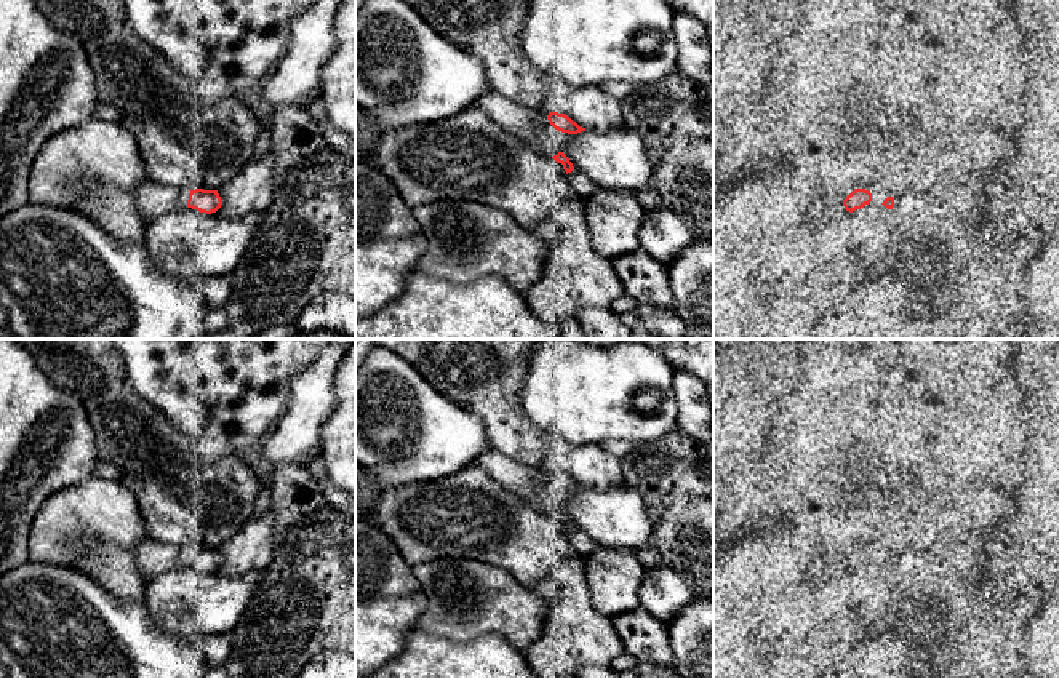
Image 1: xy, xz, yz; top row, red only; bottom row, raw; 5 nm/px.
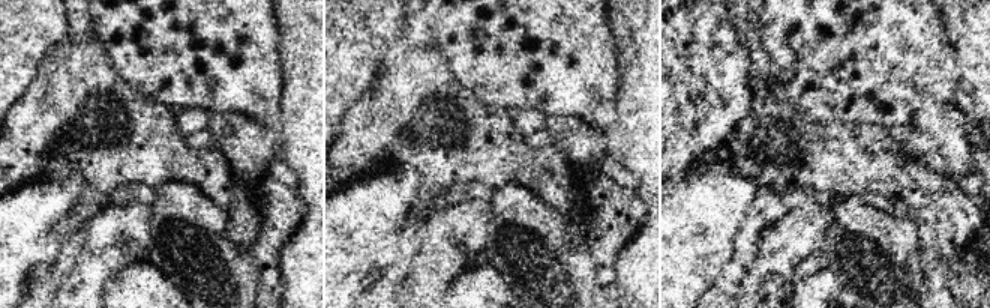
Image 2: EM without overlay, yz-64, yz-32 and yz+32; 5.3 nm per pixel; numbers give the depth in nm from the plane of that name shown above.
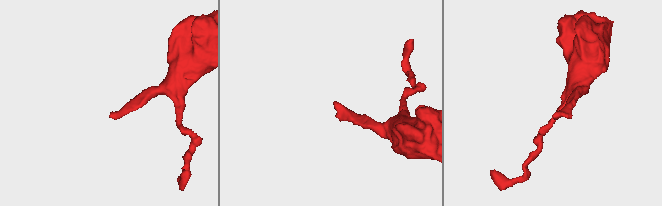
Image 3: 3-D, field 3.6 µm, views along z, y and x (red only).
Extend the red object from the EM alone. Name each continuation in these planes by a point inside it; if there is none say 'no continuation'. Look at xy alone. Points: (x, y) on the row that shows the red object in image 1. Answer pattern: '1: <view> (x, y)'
1: xy (152, 200)

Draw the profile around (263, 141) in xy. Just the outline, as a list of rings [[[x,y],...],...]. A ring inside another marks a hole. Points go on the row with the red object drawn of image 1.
[[[261,128],[254,142],[254,157],[261,158],[270,150],[272,128]]]

